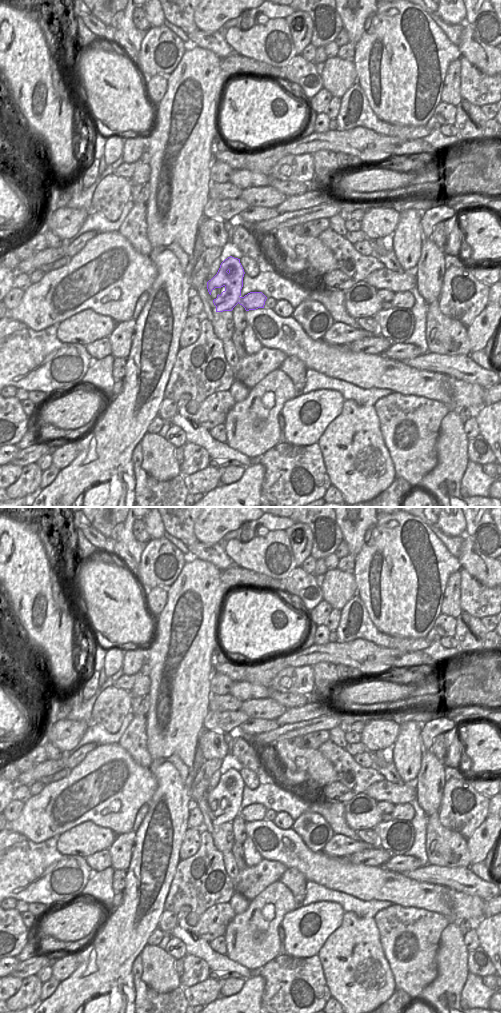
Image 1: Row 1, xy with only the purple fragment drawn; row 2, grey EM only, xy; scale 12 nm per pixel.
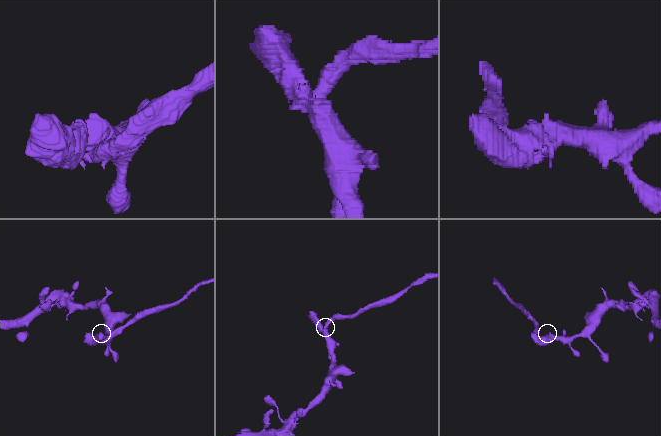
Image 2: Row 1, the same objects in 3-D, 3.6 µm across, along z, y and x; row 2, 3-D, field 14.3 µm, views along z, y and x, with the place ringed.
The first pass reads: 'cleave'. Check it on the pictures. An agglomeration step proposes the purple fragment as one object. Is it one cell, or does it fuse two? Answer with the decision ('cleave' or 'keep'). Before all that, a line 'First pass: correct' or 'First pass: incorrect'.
First pass: correct
cleave

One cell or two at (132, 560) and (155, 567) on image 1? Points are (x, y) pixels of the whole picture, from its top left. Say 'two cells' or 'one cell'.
two cells

